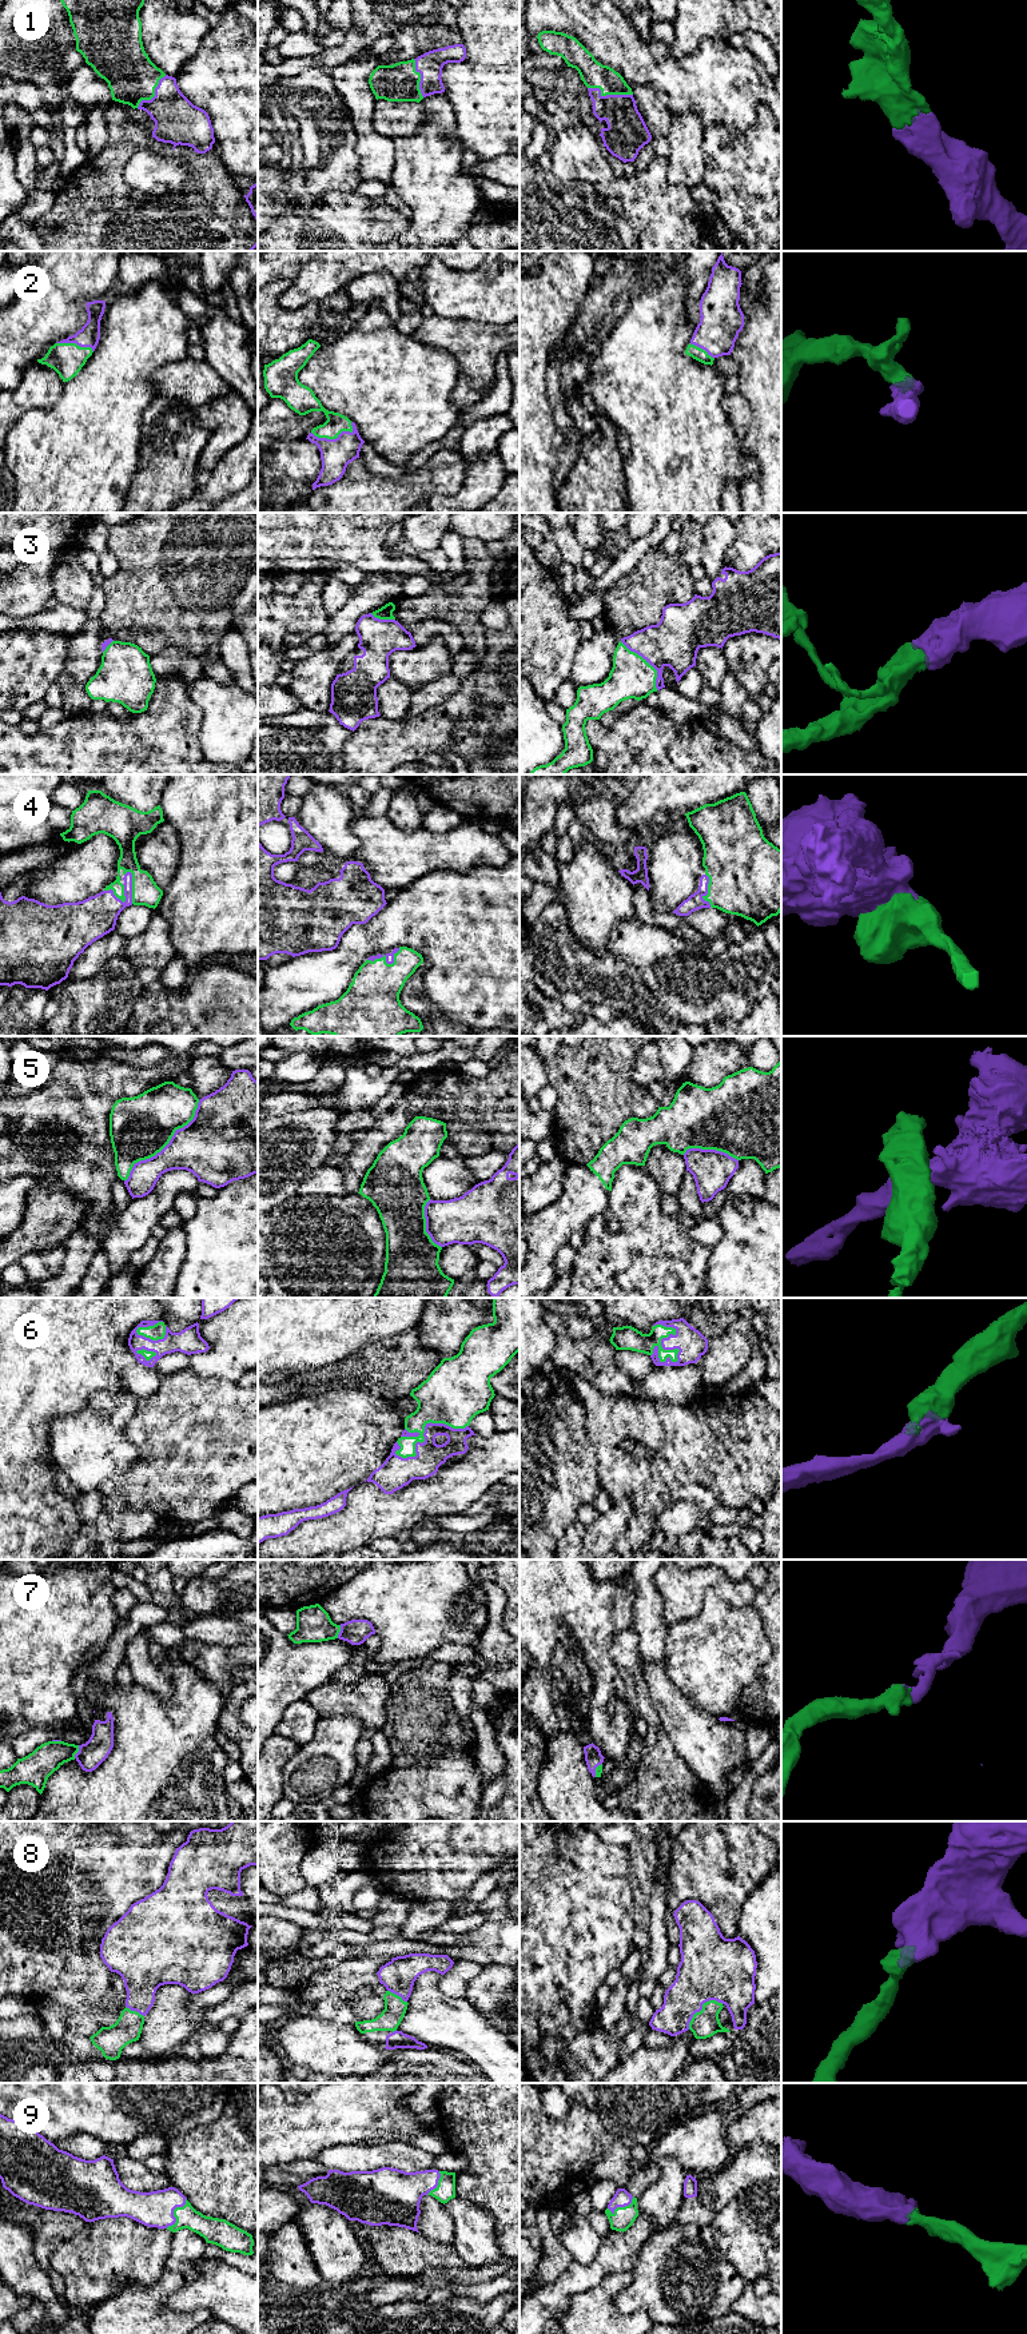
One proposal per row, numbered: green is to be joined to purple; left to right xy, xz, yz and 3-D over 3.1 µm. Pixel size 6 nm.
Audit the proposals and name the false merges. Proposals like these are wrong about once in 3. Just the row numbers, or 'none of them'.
5

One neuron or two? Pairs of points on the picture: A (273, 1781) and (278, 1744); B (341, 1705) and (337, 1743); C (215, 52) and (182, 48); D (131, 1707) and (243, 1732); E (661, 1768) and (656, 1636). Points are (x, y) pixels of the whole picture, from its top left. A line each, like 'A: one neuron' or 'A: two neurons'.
A: one neuron
B: two neurons
C: two neurons
D: two neurons
E: two neurons

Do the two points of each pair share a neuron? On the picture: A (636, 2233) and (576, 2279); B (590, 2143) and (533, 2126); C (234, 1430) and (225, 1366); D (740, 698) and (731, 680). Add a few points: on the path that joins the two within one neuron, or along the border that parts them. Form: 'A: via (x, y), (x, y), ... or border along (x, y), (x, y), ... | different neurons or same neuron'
A: via (623, 2247), (592, 2275) | same neuron
B: via (576, 2143), (550, 2143), (548, 2141) | same neuron
C: border along (195, 1373), (200, 1377), (217, 1377), (235, 1382) | different neurons
D: via (736, 694), (731, 689), (731, 684) | same neuron

